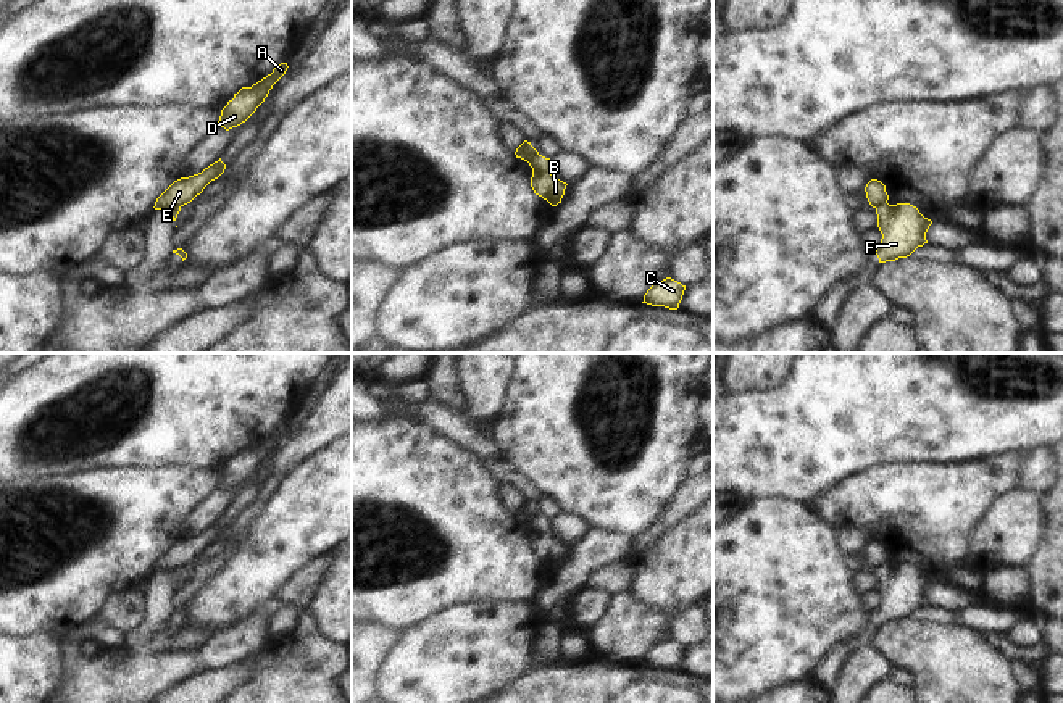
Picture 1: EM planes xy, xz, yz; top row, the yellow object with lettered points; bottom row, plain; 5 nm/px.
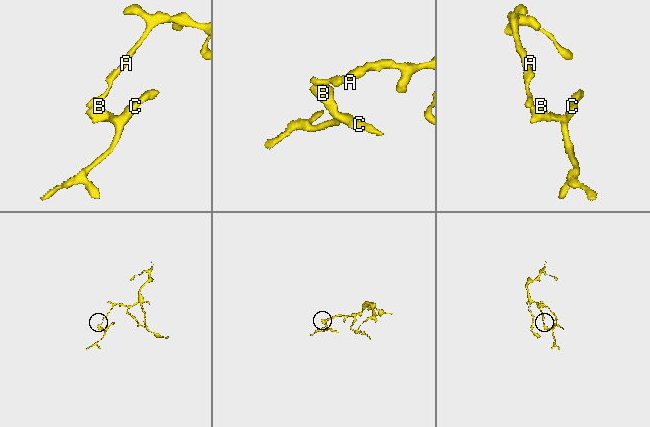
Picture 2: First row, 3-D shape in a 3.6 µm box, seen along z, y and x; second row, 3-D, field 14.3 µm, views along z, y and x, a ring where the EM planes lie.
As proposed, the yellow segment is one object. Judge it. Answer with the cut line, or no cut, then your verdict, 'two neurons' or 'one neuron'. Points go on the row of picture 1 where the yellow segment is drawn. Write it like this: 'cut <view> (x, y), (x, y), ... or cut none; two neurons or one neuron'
cut xz (537, 153), (528, 162); two neurons

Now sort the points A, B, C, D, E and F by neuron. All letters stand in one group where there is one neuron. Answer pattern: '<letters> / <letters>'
A D E / B C F

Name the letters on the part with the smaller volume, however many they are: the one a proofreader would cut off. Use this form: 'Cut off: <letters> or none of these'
Cut off: B, C, F

